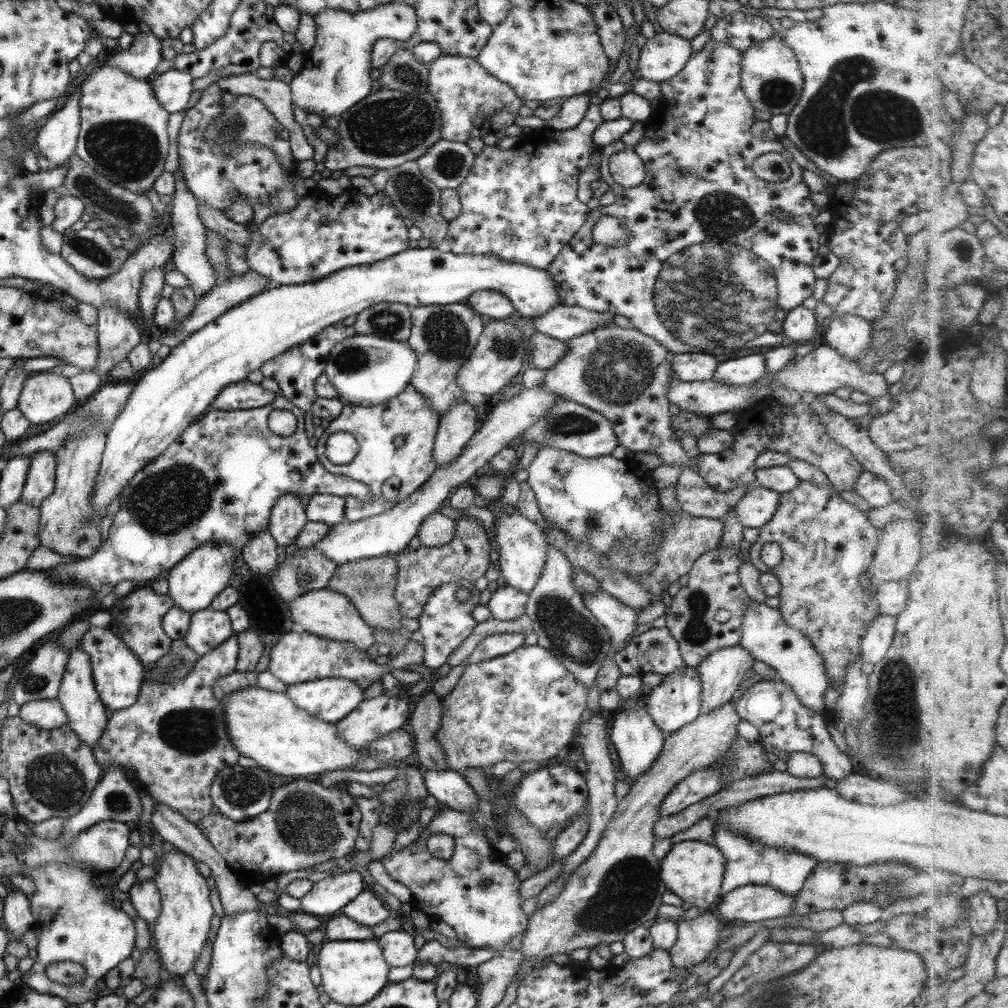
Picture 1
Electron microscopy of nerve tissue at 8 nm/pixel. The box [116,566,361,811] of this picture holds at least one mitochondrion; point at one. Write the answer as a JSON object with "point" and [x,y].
{"point":[192,730]}

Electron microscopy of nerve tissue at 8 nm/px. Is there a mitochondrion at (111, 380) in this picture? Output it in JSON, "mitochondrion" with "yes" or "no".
{"mitochondrion":"no"}

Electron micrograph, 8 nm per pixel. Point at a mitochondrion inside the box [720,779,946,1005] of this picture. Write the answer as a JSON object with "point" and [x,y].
{"point":[886,882]}

